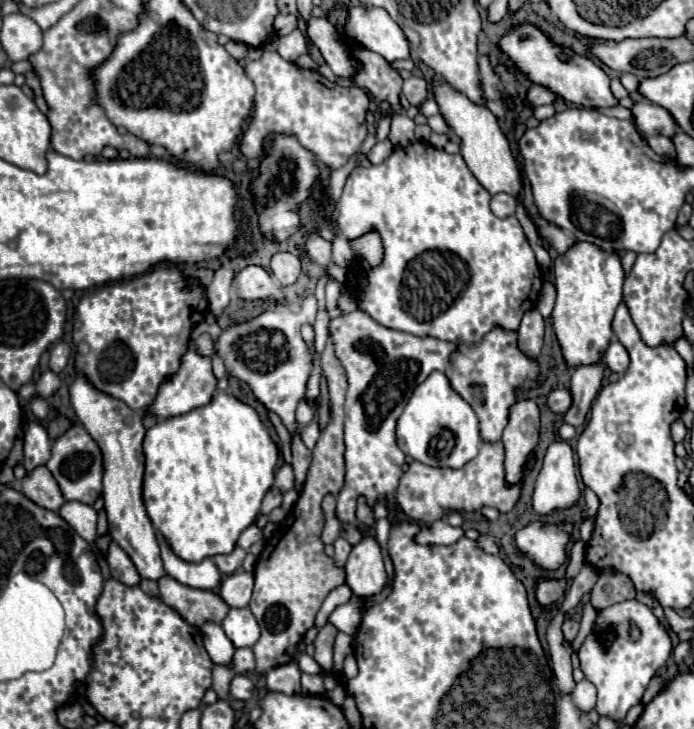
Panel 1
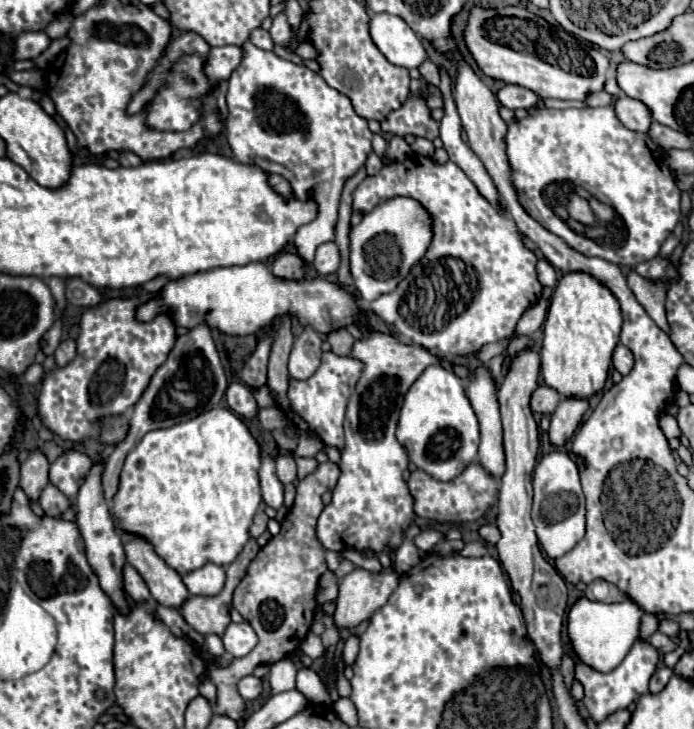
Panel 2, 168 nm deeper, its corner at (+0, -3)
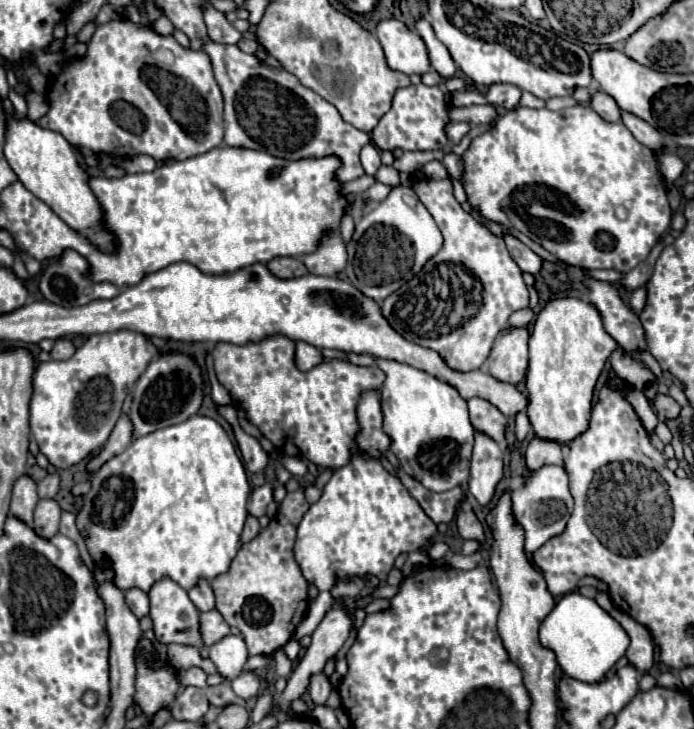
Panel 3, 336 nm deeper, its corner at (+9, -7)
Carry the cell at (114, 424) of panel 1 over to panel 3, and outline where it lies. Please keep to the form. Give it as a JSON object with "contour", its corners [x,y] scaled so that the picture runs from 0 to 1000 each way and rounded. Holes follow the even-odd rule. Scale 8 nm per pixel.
{"contour":[[[236,791],[216,805],[213,822],[216,822],[216,846],[222,852],[222,871],[231,882],[265,882],[265,885],[282,885],[285,890],[291,888],[285,866],[285,835],[271,822],[268,808],[262,808],[248,794]]]}

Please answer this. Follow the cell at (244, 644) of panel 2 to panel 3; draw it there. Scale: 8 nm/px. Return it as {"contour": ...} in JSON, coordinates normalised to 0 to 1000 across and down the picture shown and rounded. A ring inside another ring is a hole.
{"contour":[[[326,871],[303,888],[303,904],[314,915],[314,923],[334,934],[352,920],[352,909],[357,904],[352,877],[343,871]]]}

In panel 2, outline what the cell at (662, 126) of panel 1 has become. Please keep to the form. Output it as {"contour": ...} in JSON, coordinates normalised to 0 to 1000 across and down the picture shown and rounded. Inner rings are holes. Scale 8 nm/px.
{"contour":[[[895,130],[895,133],[886,136],[883,150],[886,150],[892,166],[895,166],[901,174],[906,174],[906,177],[912,177],[912,180],[924,180],[924,182],[932,182],[932,180],[935,180],[935,169],[938,169],[941,163],[938,163],[938,158],[935,158],[935,150],[932,150],[924,139],[909,136],[909,133],[903,133],[903,130]]]}

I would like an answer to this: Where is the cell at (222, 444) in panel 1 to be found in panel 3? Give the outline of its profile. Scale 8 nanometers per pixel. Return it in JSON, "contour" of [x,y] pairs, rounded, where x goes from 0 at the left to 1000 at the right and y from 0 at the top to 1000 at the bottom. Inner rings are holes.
{"contour":[[[280,569],[277,575],[271,575],[265,580],[236,586],[231,591],[213,594],[207,599],[199,599],[182,613],[182,619],[176,619],[173,624],[167,624],[164,630],[150,635],[144,641],[144,646],[130,660],[133,660],[133,668],[121,679],[121,695],[110,709],[110,720],[112,720],[112,728],[115,728],[115,734],[121,737],[121,742],[127,748],[127,756],[135,764],[135,770],[144,770],[147,764],[156,764],[161,770],[161,778],[164,778],[164,786],[167,786],[164,797],[176,811],[182,811],[187,805],[202,805],[205,811],[213,811],[216,802],[222,797],[233,794],[233,791],[245,791],[259,805],[274,808],[274,805],[280,805],[285,800],[288,791],[297,791],[297,794],[305,797],[311,789],[329,783],[331,770],[337,767],[337,761],[343,759],[343,750],[346,750],[346,731],[349,731],[352,715],[357,709],[354,693],[357,693],[363,671],[360,671],[360,663],[357,663],[354,643],[352,643],[352,638],[349,638],[349,632],[346,632],[346,627],[340,621],[340,613],[337,613],[334,602],[329,599],[329,594],[320,588],[320,583],[314,578],[308,578],[303,572],[294,572],[294,569]]]}

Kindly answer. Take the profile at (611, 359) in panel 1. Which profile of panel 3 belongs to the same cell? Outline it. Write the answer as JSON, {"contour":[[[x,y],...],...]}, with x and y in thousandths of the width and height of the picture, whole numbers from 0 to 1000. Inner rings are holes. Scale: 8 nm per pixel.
{"contour":[[[888,479],[879,487],[879,498],[882,498],[882,509],[899,520],[905,528],[916,531],[916,534],[931,534],[937,528],[937,550],[948,542],[948,525],[945,517],[939,514],[939,509],[919,492],[911,492],[902,481]]]}

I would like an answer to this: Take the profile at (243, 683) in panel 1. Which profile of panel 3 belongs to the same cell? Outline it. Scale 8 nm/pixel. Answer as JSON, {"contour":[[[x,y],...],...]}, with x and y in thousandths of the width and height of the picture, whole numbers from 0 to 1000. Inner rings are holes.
{"contour":[[[360,920],[360,923],[349,923],[340,931],[334,931],[331,940],[334,940],[334,945],[337,945],[337,951],[343,956],[360,959],[360,956],[366,956],[372,951],[372,945],[375,945],[378,937],[375,937],[375,929]]]}

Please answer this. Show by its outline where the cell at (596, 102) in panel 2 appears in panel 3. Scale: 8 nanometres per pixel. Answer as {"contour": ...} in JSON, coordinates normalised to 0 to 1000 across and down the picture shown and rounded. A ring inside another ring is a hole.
{"contour":[[[798,133],[798,136],[787,139],[787,147],[795,152],[807,152],[807,150],[827,147],[827,144],[833,144],[833,139],[827,133]]]}

